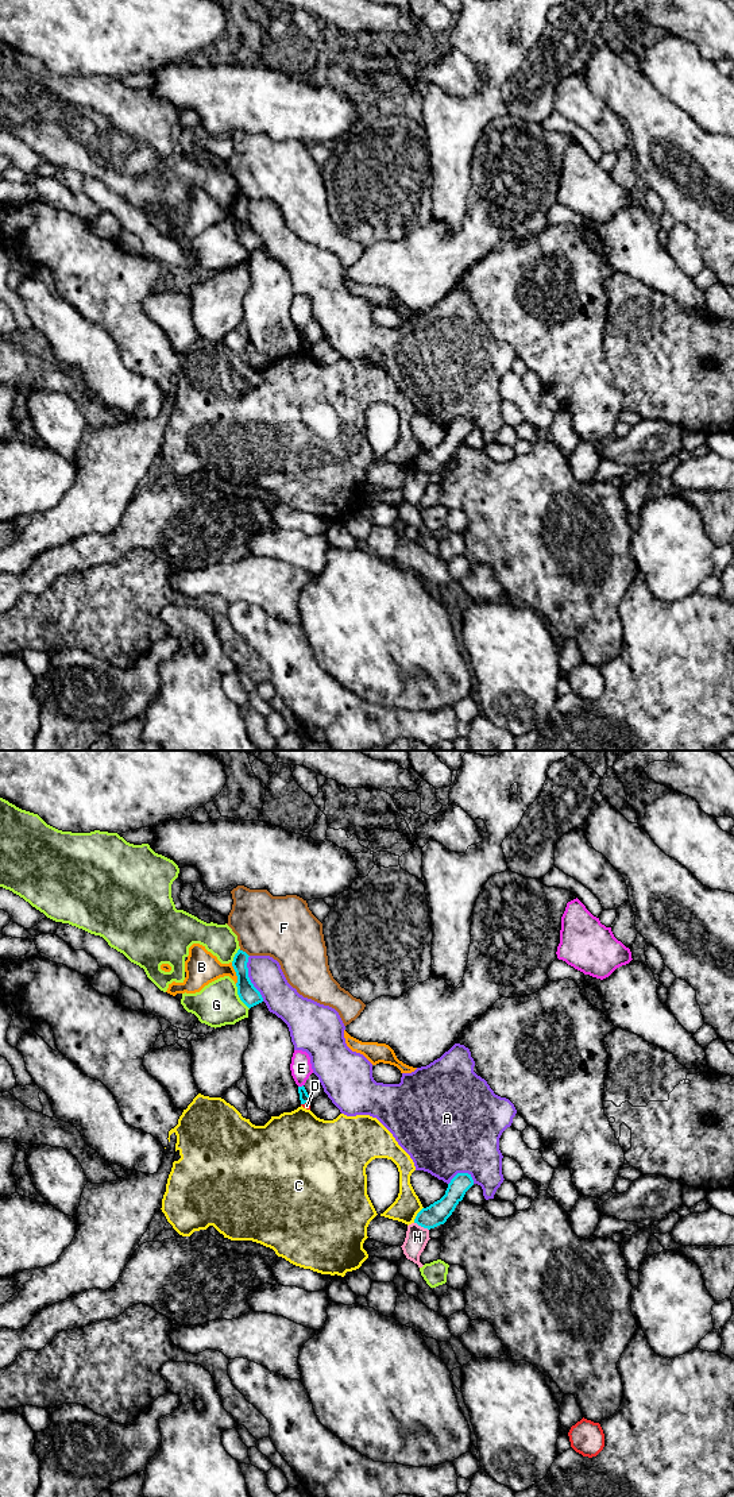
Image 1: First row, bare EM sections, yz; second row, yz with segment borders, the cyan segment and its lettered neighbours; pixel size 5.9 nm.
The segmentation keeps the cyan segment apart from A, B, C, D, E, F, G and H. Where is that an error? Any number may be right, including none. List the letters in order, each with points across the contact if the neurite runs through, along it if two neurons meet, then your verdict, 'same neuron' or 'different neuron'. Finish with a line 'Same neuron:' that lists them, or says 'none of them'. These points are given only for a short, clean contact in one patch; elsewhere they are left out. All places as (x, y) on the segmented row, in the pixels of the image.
A: different neuron
B: different neuron
C: different neuron
D: border yz (309, 1102), (301, 1104); different neuron
E: different neuron
F: different neuron
G: different neuron
H: border yz (414, 1222), (428, 1230); different neuron
Same neuron: none of them

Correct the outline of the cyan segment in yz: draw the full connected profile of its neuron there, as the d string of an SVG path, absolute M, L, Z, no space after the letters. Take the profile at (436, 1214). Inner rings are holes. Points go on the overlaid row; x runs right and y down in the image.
M457 1173L448 1184L445 1195L429 1207L422 1208L417 1214L414 1223L428 1230L444 1224L472 1185L471 1174Z

